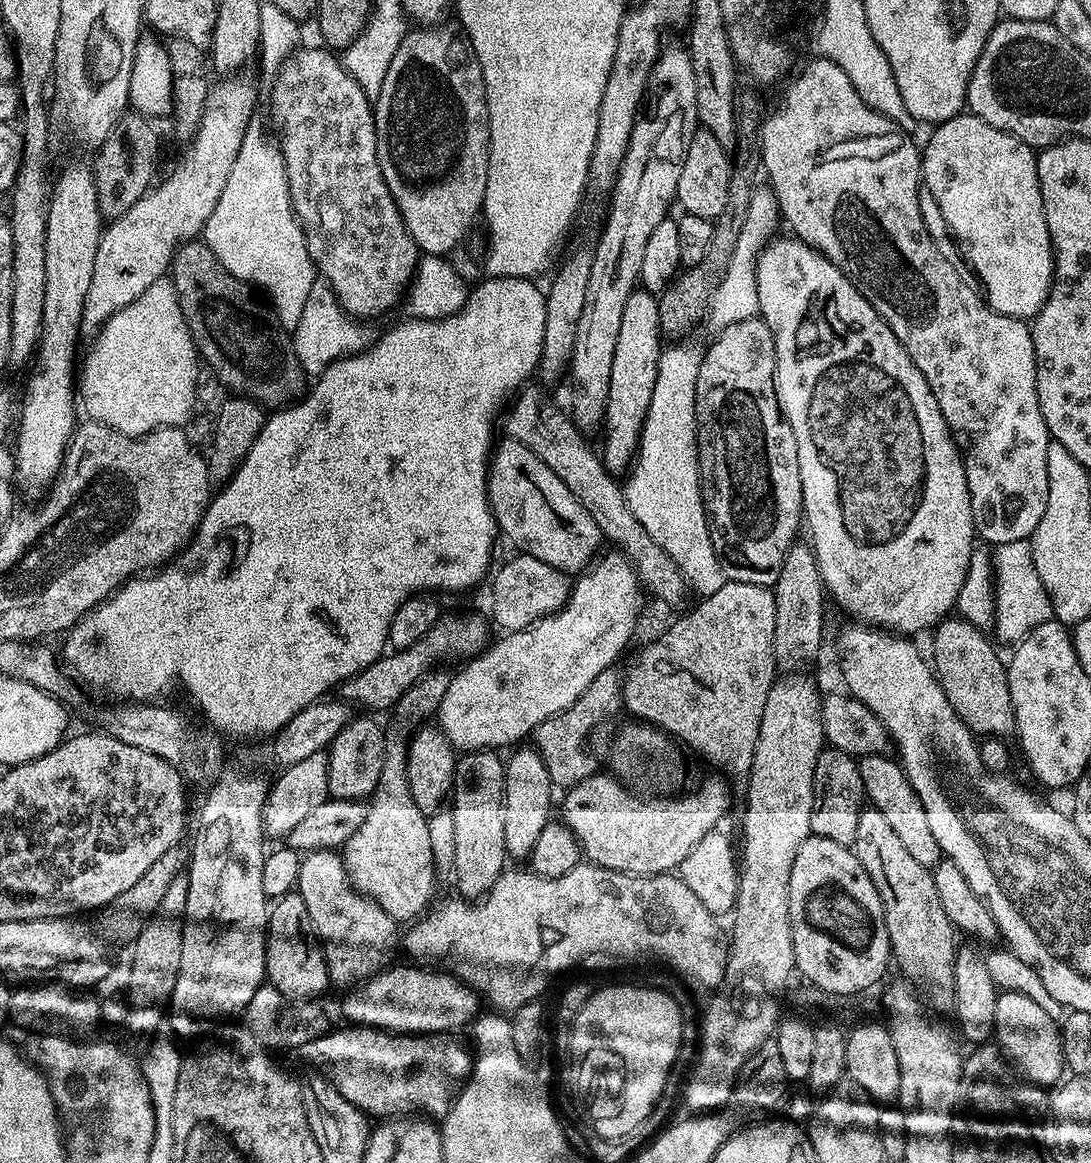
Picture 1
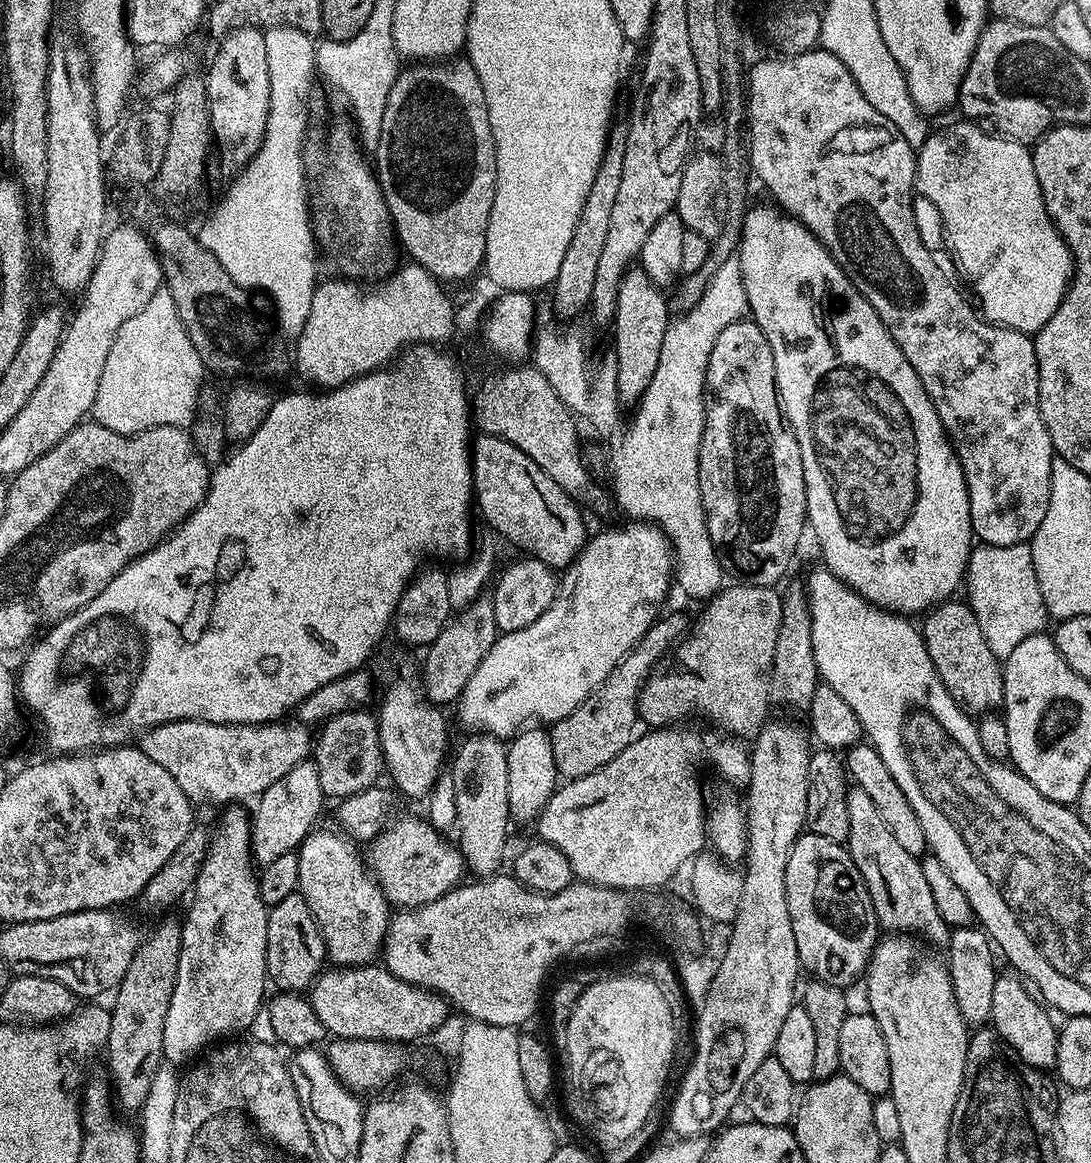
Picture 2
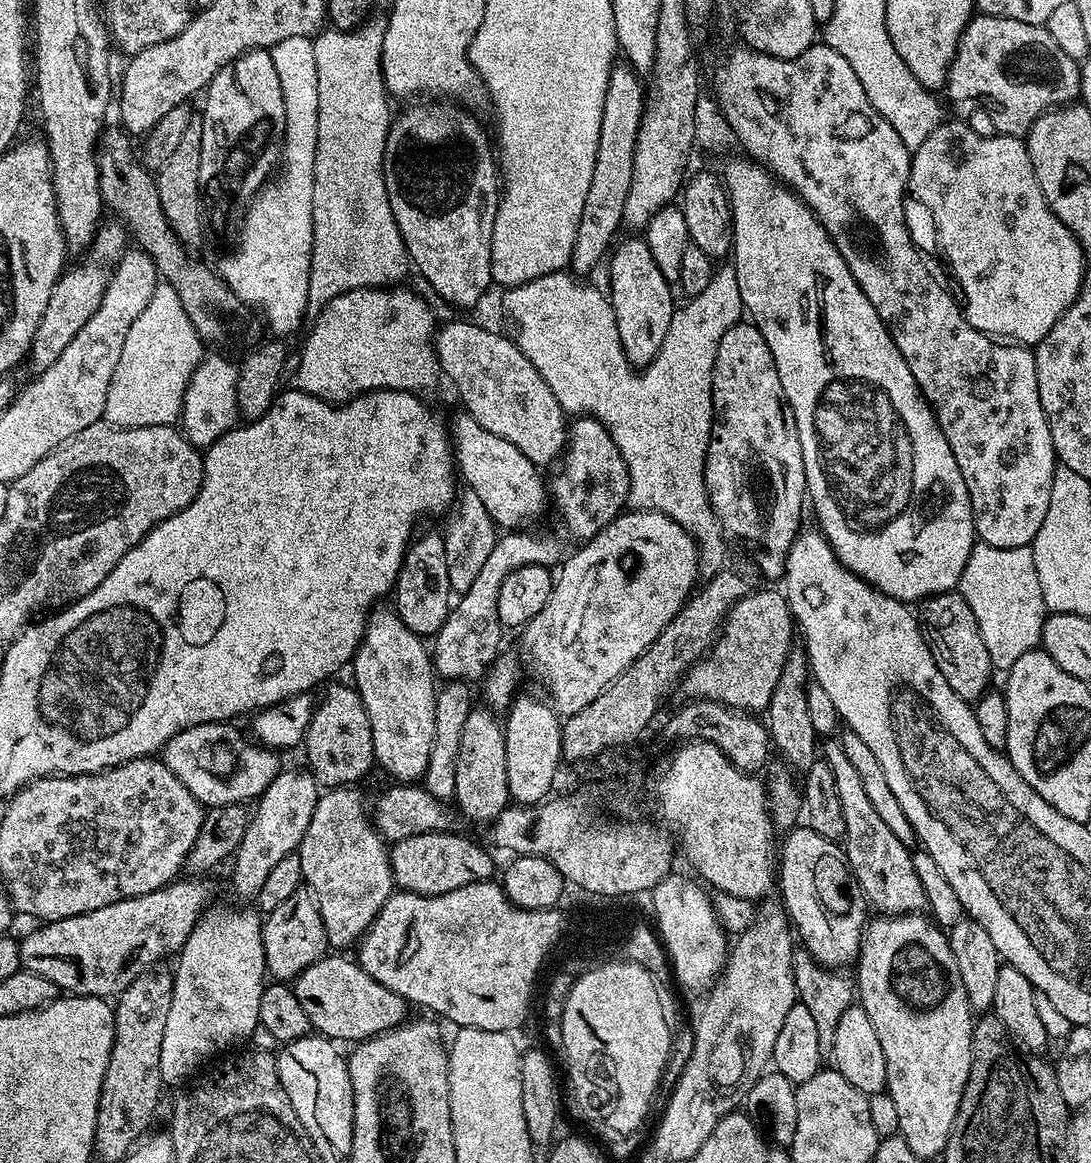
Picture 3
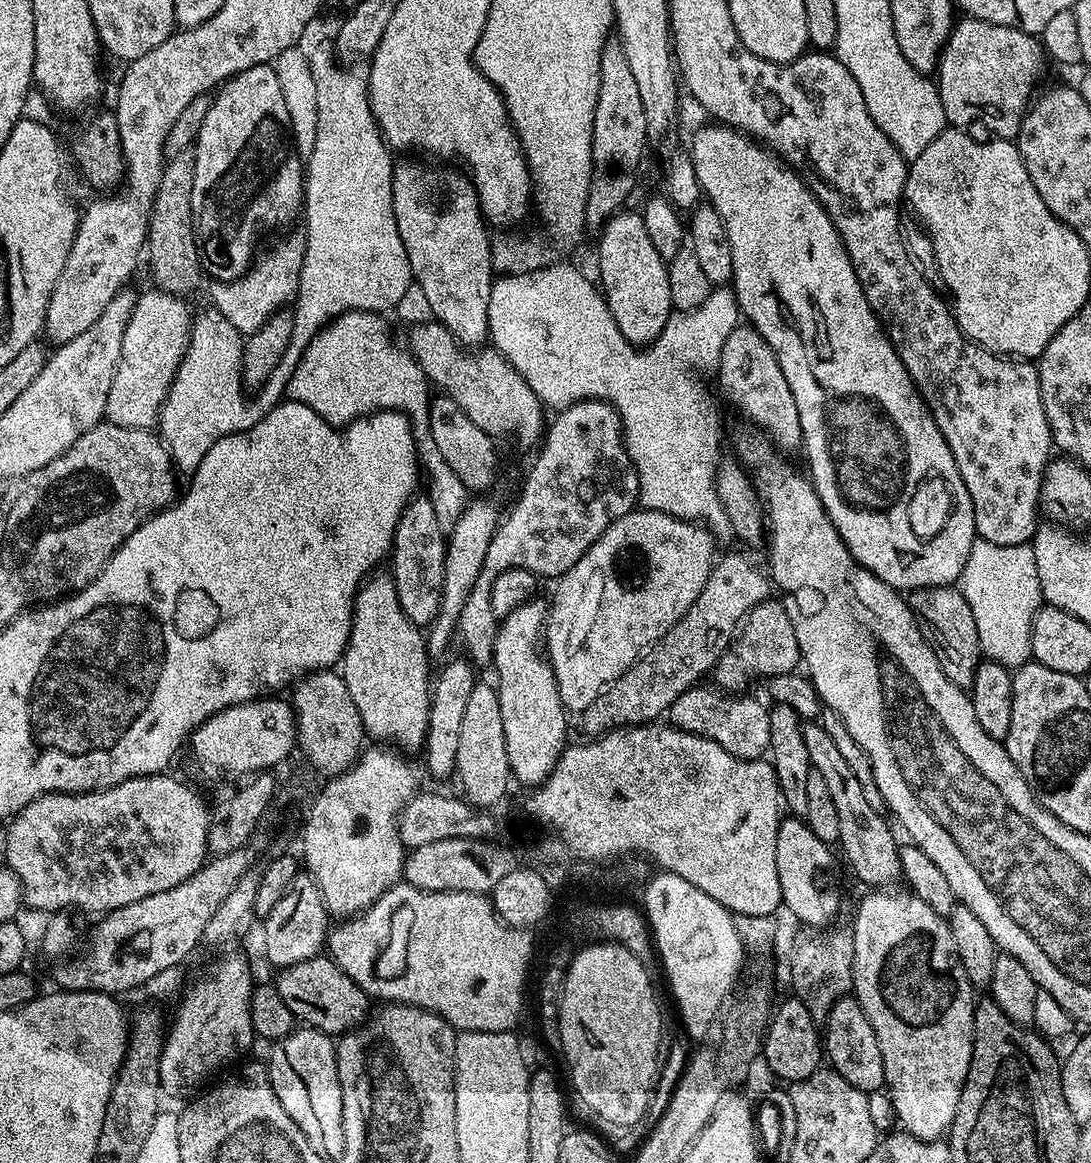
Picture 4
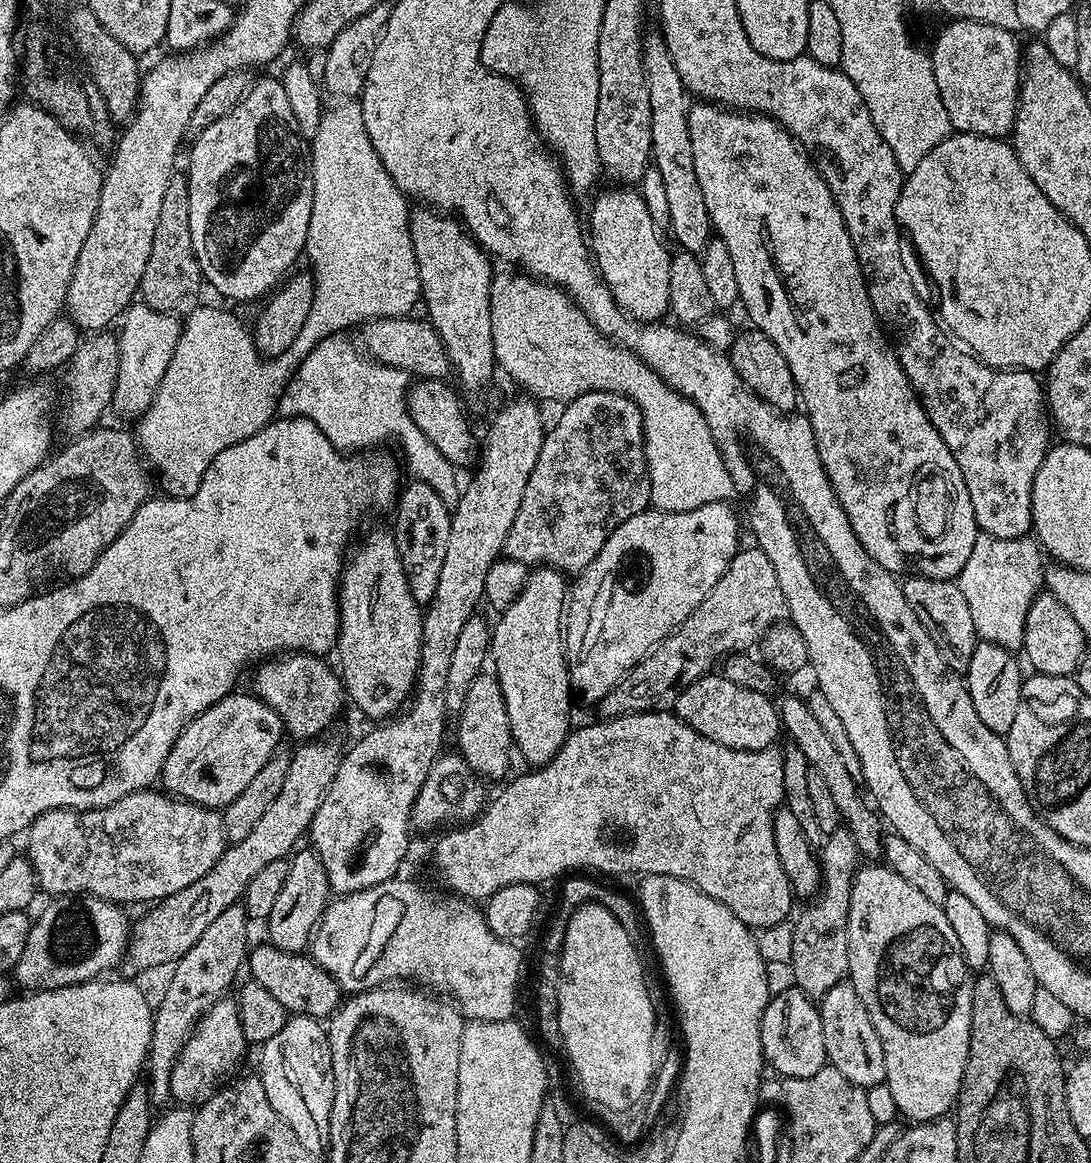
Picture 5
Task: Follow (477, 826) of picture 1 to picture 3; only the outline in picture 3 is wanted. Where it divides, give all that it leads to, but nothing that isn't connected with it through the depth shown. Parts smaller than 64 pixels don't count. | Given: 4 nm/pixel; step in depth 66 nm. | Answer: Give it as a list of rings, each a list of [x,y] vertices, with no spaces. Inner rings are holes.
[[[473,707],[466,726],[462,726],[462,746],[458,749],[458,771],[454,778],[455,807],[476,824],[491,825],[504,808],[509,807],[508,779],[506,778],[506,746],[501,721],[495,720],[487,707]]]

